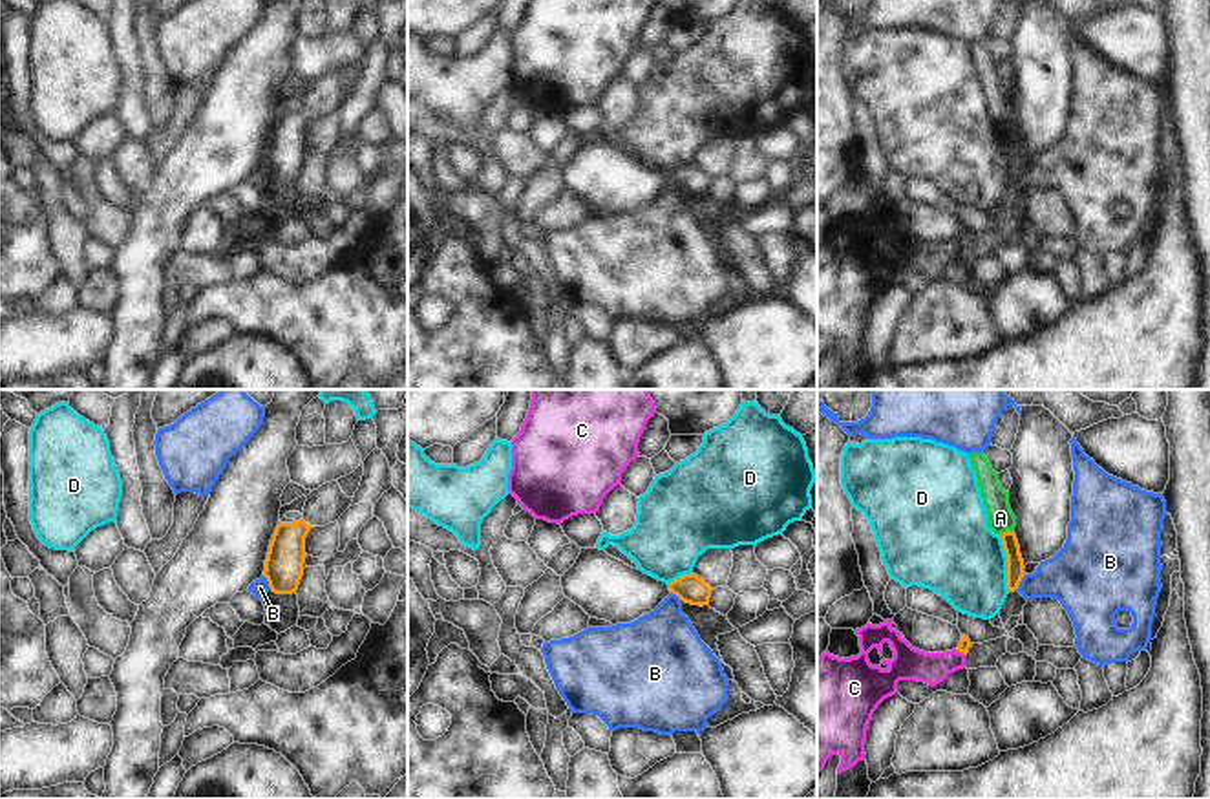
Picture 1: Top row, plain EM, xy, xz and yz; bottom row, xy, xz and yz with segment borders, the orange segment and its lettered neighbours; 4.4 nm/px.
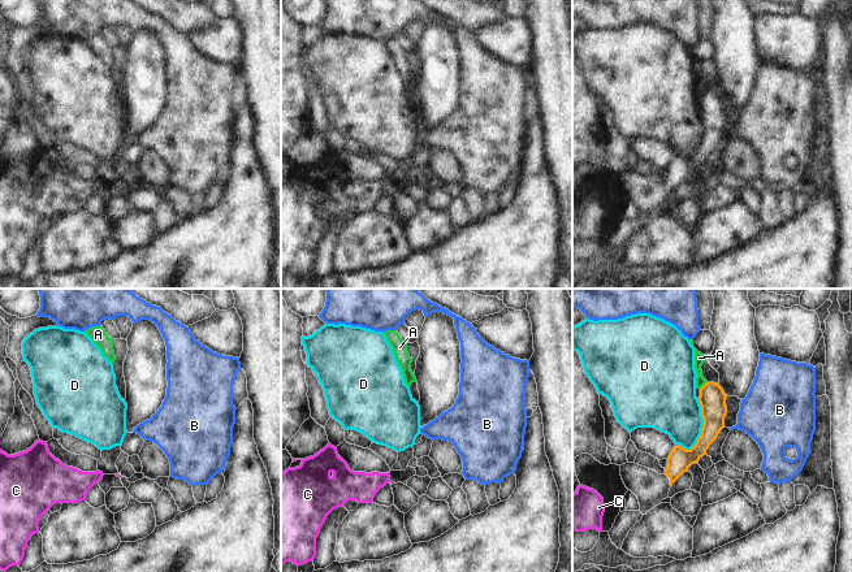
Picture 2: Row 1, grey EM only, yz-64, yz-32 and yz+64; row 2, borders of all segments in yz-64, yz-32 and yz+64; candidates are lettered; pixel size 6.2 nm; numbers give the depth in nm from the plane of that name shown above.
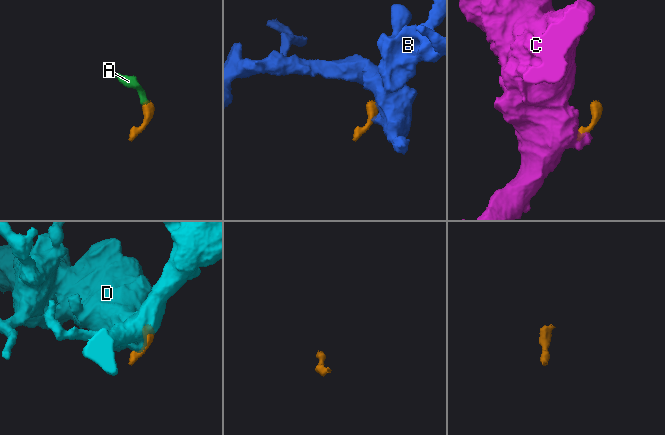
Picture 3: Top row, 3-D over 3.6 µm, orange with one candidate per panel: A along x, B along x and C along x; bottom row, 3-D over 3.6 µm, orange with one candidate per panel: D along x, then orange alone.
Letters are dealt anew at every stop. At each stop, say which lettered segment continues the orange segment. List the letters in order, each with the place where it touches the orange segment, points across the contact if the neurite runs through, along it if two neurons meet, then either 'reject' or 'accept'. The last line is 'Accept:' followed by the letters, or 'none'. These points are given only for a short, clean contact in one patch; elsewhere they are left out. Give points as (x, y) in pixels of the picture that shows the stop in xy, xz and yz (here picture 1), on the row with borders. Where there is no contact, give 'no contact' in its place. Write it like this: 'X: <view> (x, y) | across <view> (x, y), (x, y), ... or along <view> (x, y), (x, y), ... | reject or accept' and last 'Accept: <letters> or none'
A: yz (1008, 531) | along yz (1011, 531), (1000, 534) | reject
B: yz (1020, 580) | along yz (1026, 575), (1015, 589) | reject
C: yz (960, 651) | along yz (955, 649), (964, 655) | reject
D: yz (1008, 564) | along yz (998, 534), (1004, 545), (1006, 587), (1009, 591) | reject
Accept: none

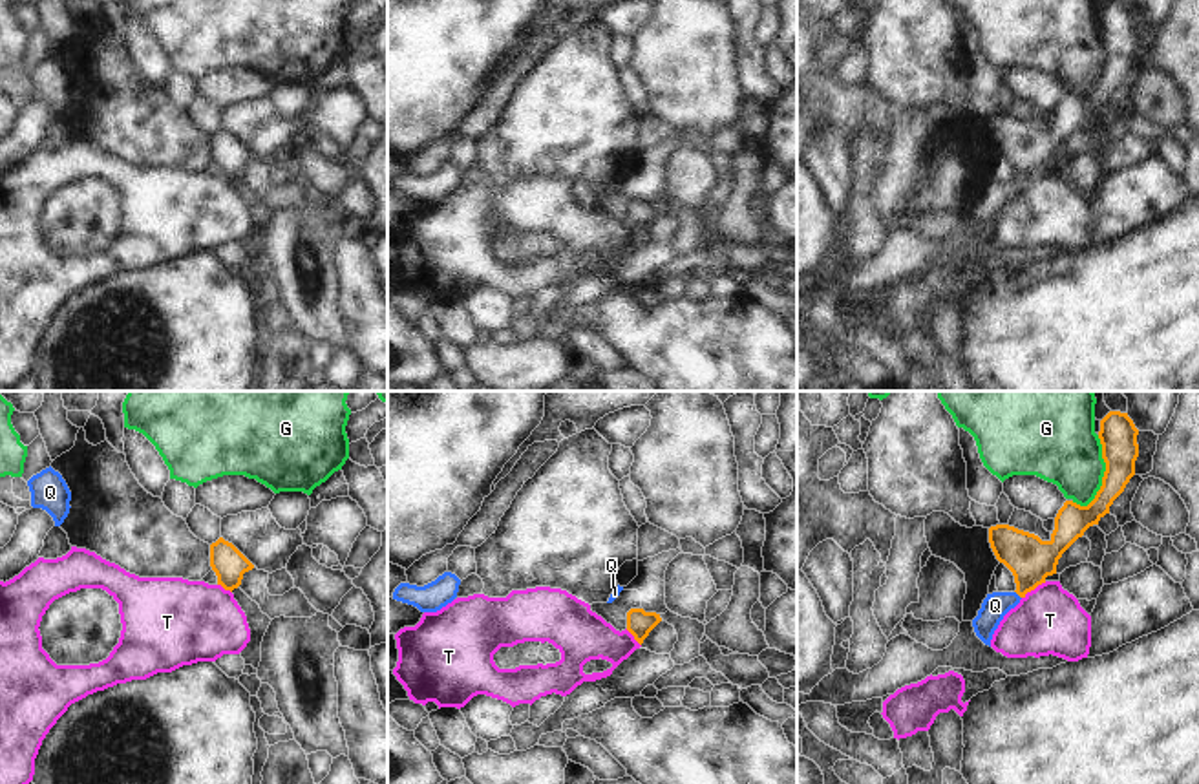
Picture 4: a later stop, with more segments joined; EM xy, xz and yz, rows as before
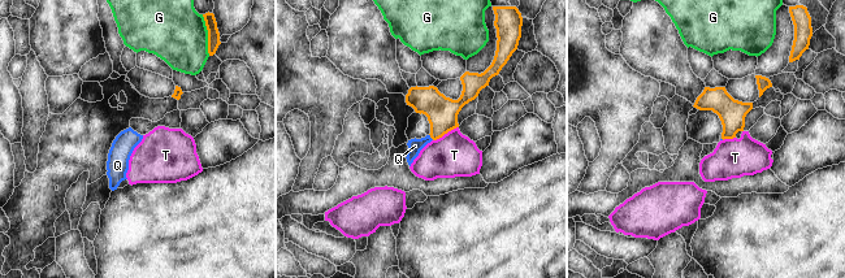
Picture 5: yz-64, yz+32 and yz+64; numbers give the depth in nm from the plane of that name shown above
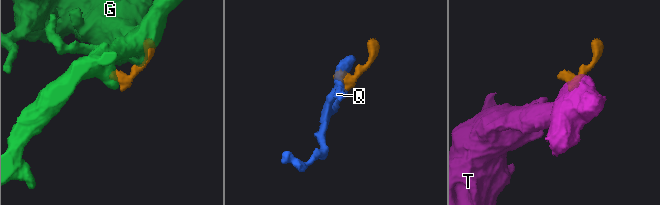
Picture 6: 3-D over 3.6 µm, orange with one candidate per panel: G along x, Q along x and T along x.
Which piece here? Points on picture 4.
G: yz (1104, 474) | along yz (1099, 435), (1104, 463), (1103, 485), (1081, 507) | reject
Q: yz (1017, 593) | across yz (1031, 560), (1028, 578), (1017, 593), (995, 605) | accept
T: yz (1033, 589) | along yz (1046, 582), (1022, 598) | reject
Accept: Q

